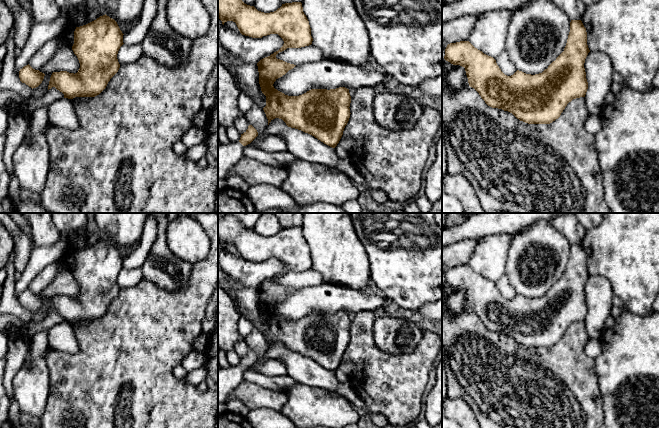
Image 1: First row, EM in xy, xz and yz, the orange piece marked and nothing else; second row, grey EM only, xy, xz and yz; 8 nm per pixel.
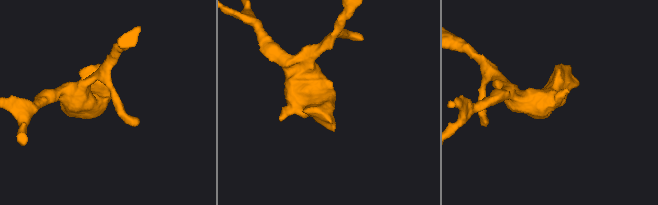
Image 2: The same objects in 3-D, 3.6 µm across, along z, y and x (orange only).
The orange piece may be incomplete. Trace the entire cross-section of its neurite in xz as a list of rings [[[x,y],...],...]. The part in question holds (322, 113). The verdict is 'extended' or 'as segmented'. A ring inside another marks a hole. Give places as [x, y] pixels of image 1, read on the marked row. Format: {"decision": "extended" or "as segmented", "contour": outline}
{"decision": "as segmented", "contour": [[[218,0],[218,18],[224,25],[227,21],[236,23],[240,33],[252,38],[262,38],[270,34],[278,34],[284,41],[283,46],[258,63],[259,84],[266,96],[266,106],[263,108],[269,123],[275,119],[282,119],[288,127],[308,133],[324,144],[335,148],[339,143],[345,126],[350,118],[351,96],[349,89],[311,89],[299,96],[288,96],[274,88],[274,82],[285,75],[296,65],[277,59],[276,55],[287,48],[301,48],[312,44],[311,28],[303,12],[301,2],[282,4],[274,12],[264,13],[254,6],[245,4],[242,0]]]}

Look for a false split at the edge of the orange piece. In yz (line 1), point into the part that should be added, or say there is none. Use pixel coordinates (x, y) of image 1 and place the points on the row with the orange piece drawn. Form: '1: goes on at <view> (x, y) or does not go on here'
1: does not go on here

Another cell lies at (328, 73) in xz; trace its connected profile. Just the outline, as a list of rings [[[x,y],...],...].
[[[331,58],[296,65],[276,79],[273,86],[288,96],[299,96],[311,89],[336,89],[345,87],[356,90],[383,83],[386,74],[381,68],[367,71],[360,67]]]

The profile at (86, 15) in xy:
[[[85,4],[81,11],[68,20],[67,28],[61,36],[62,42],[72,47],[74,44],[75,29],[86,25],[103,15],[105,15],[105,13],[100,8],[91,9],[87,4]]]

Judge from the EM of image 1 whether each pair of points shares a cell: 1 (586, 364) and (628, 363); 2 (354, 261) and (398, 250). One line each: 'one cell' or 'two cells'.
1: two cells
2: two cells

